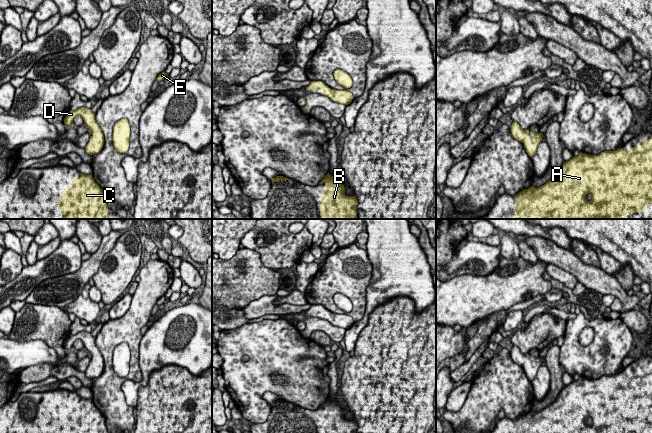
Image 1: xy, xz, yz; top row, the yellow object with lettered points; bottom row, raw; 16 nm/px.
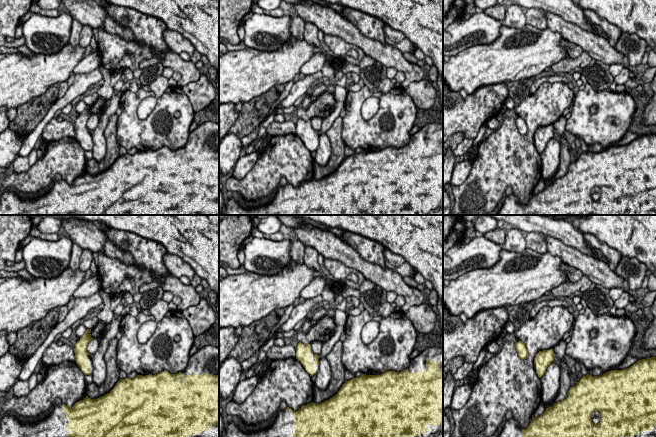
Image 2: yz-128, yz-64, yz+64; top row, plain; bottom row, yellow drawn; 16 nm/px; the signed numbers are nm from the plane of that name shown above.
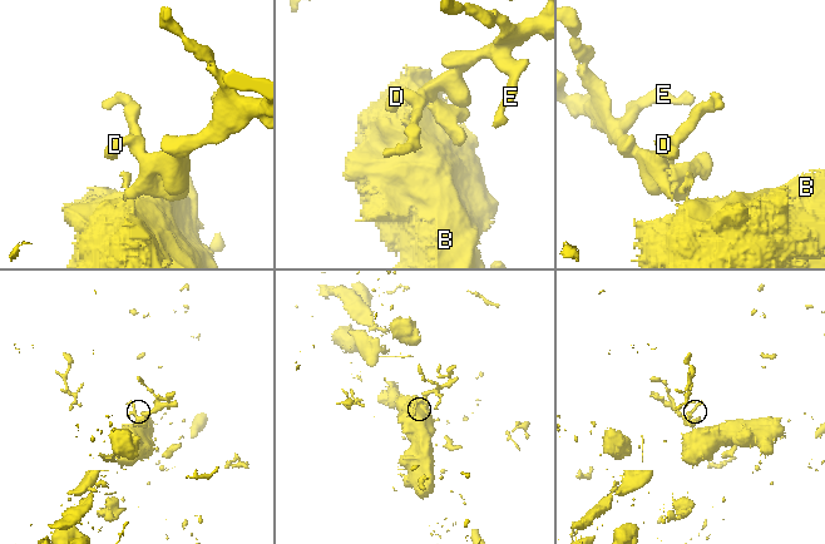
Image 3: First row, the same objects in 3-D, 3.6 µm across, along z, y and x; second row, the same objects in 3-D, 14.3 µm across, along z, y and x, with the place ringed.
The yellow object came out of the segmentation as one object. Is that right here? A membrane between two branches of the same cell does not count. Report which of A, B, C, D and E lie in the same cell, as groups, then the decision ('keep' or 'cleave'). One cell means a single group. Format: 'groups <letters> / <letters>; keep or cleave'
groups A B C D E; keep

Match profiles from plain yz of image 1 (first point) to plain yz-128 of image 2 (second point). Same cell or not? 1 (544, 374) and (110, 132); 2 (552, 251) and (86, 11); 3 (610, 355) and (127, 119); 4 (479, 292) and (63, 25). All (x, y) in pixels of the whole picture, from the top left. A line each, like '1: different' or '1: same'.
1: different
2: same
3: same
4: different

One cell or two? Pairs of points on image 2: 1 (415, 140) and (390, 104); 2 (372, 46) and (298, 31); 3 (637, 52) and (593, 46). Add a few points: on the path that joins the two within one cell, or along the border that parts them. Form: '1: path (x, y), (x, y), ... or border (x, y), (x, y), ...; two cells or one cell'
1: border (411, 135), (407, 143); two cells
2: border (296, 13), (304, 22); two cells
3: border (614, 46), (627, 58), (630, 65); two cells

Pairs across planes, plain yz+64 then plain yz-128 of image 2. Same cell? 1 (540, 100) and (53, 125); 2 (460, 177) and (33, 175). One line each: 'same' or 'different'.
1: different
2: different

